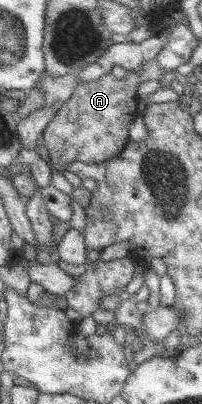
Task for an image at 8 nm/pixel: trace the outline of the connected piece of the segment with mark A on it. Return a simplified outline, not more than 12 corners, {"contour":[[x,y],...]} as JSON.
{"contour":[[162,71],[80,81],[42,131],[56,172],[120,155],[136,89]]}

